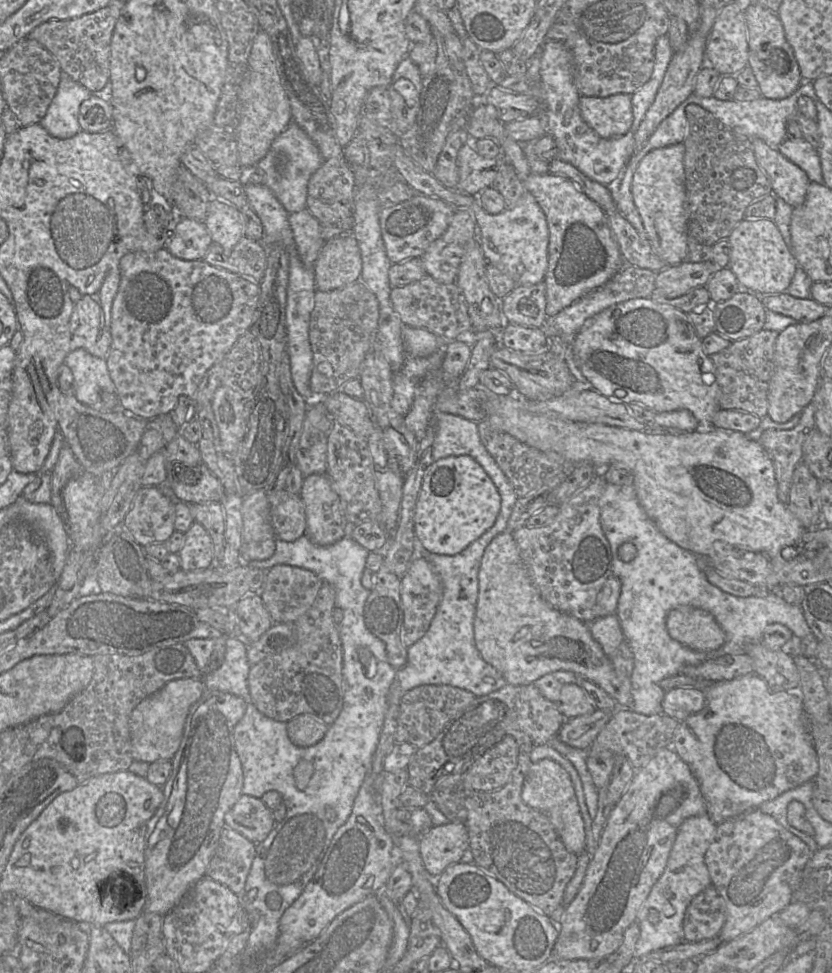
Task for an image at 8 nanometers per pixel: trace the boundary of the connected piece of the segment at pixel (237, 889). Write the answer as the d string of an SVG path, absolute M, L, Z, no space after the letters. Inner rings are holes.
M224 827L205 875L238 895L244 889L255 854L256 844Z

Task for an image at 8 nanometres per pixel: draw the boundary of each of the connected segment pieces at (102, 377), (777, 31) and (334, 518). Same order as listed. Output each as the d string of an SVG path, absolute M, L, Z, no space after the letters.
M78 348L65 357L64 365L73 373L74 397L82 404L95 407L100 401L102 392L116 392L104 358Z
M757 4L744 10L747 24L748 66L758 82L761 95L769 99L784 99L792 95L802 82L793 50L787 42L777 13Z
M327 474L305 477L301 498L306 511L306 534L314 544L333 545L345 536L348 522L343 504Z

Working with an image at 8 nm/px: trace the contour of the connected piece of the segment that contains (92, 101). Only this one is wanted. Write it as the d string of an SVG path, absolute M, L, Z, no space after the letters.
M91 95L81 103L78 121L84 132L112 130L113 108L110 101L105 96Z

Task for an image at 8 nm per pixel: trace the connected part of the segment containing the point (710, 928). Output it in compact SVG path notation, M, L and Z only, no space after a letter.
M713 884L696 895L683 919L683 938L700 942L718 936L726 920L726 903Z

